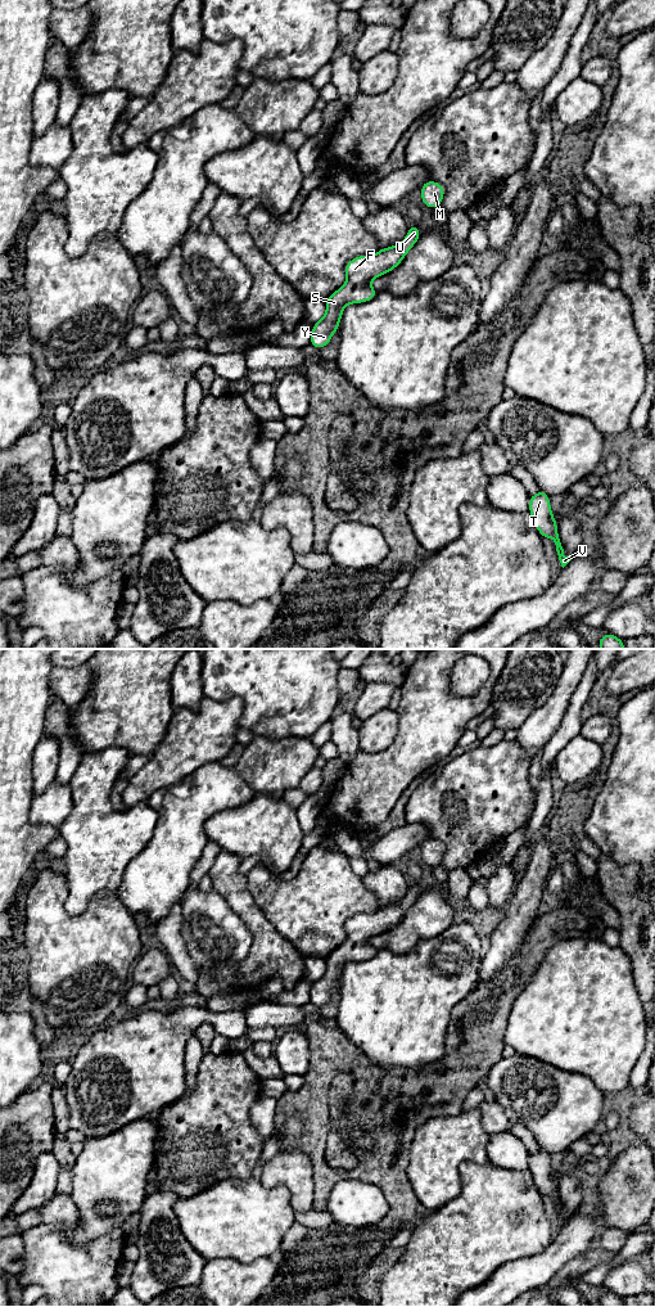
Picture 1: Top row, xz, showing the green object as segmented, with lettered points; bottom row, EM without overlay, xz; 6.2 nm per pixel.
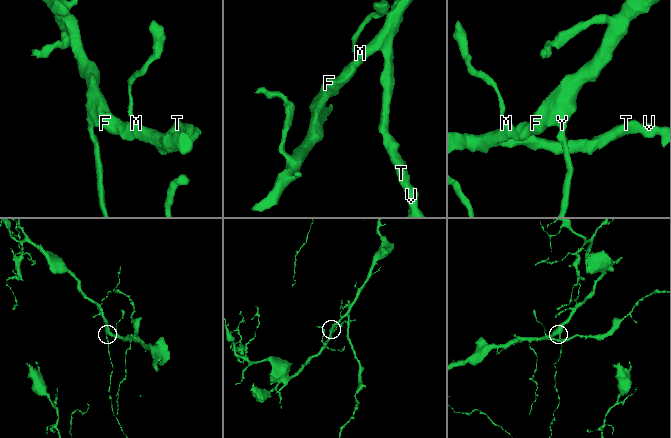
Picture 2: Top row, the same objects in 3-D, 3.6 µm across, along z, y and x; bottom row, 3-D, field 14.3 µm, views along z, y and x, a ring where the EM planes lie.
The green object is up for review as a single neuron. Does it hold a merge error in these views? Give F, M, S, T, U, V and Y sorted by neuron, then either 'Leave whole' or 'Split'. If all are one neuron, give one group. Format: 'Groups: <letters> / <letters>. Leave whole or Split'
Groups: F M S T U V Y. Leave whole

